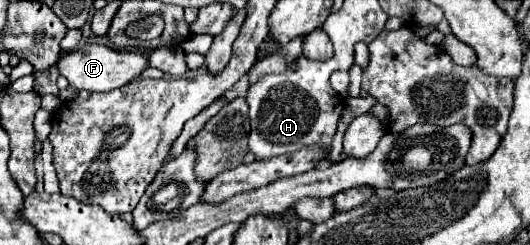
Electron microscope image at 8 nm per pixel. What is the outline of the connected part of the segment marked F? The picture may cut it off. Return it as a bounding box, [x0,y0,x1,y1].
[57,45,149,91]

